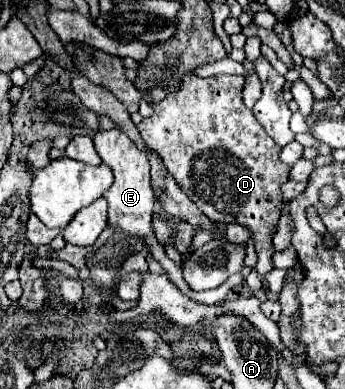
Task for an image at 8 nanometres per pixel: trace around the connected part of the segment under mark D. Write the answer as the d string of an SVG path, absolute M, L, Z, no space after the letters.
M189 73L183 79L183 89L179 93L171 93L171 97L165 97L163 101L153 105L153 115L149 119L143 119L137 129L147 143L147 147L155 149L167 167L167 171L173 175L181 191L215 223L239 223L251 231L251 239L255 243L257 251L257 273L263 277L273 267L273 243L271 237L277 231L277 223L283 209L283 197L281 197L281 185L289 179L289 165L283 165L279 159L279 149L275 149L275 143L271 137L267 137L267 131L259 121L255 121L255 115L251 109L247 109L241 101L245 79L239 75L217 75L217 77L197 77Z

